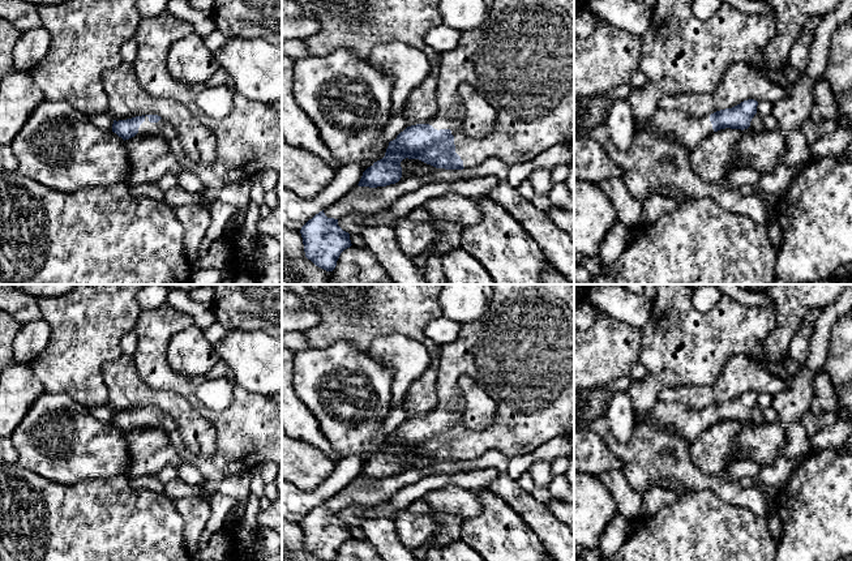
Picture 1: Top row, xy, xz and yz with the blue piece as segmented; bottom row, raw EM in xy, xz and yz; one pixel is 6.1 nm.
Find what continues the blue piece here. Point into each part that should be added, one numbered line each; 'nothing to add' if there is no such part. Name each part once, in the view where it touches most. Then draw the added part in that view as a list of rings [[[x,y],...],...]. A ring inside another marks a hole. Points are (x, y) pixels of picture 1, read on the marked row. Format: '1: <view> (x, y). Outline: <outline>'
1: xz (521, 59). Outline: [[[493,0],[484,23],[462,33],[459,44],[441,53],[437,97],[437,115],[428,124],[451,130],[464,168],[491,158],[508,166],[522,164],[558,144],[574,147],[574,0]],[[463,83],[474,86],[497,114],[493,130],[484,137],[470,138],[463,133],[463,100],[458,97]]]

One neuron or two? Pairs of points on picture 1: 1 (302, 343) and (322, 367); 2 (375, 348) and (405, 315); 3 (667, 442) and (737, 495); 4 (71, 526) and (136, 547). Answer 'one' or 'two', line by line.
1: two
2: two
3: one
4: one

